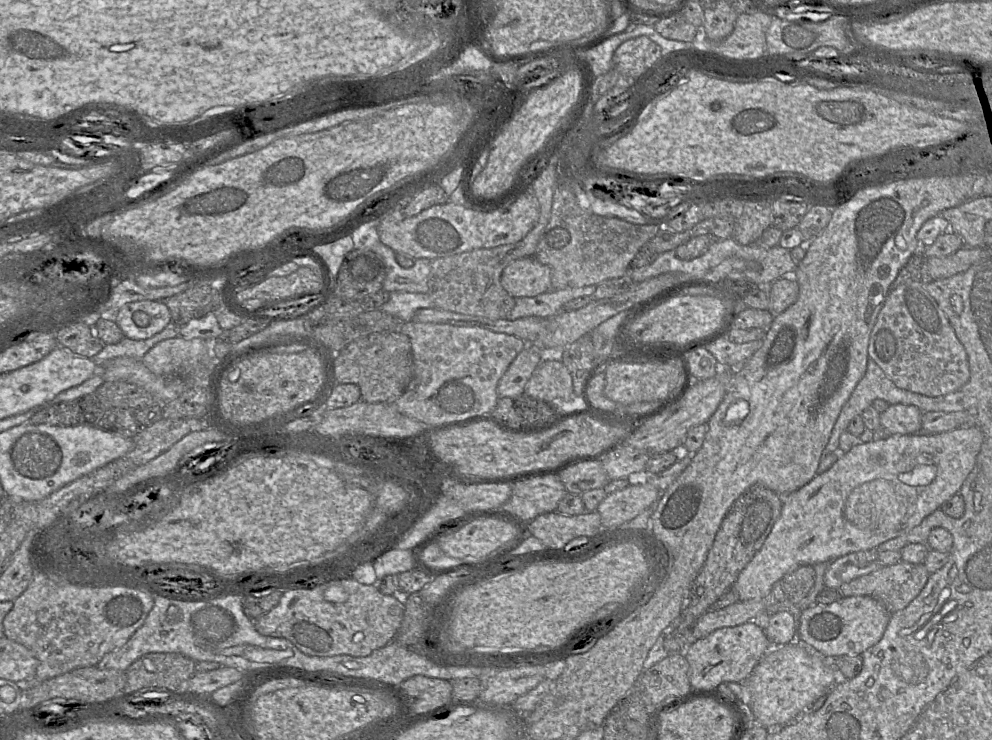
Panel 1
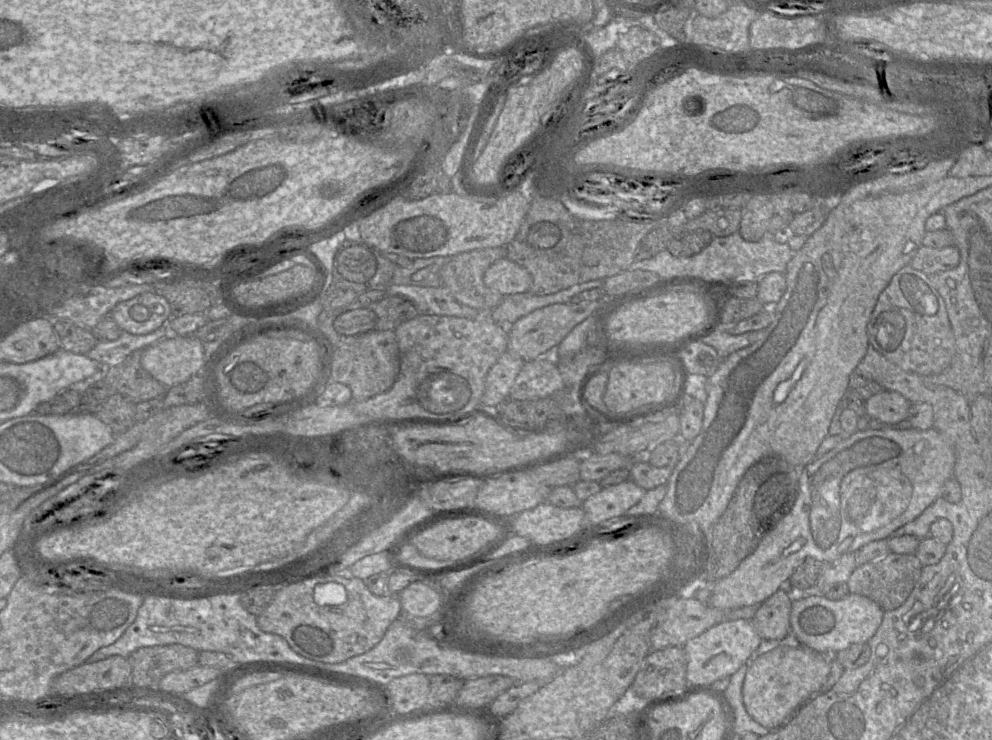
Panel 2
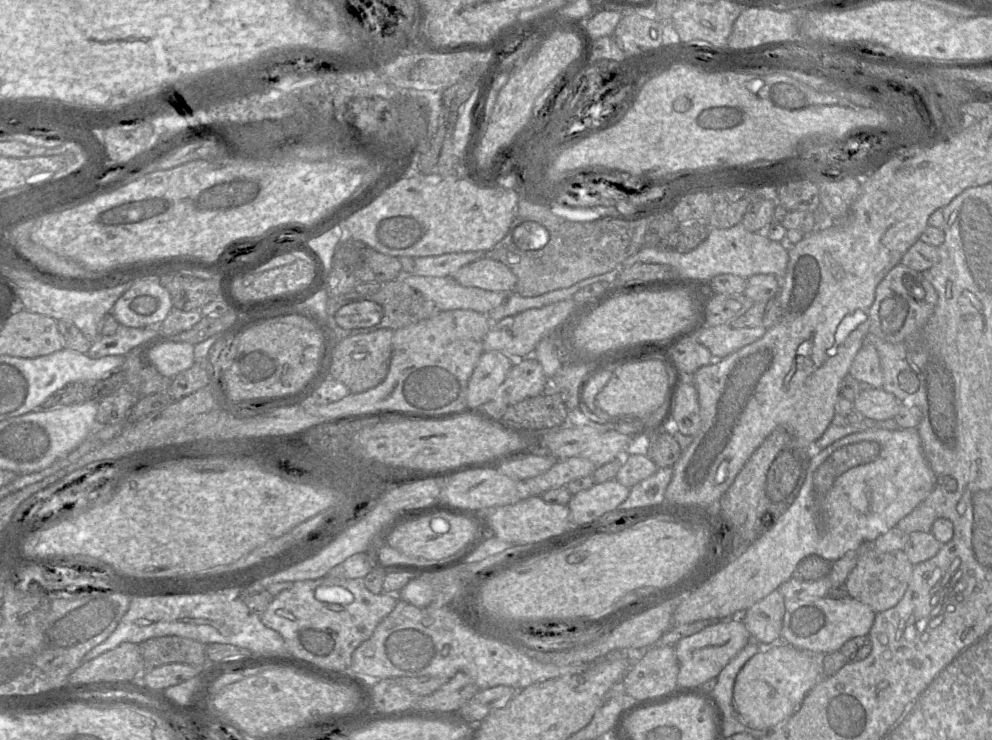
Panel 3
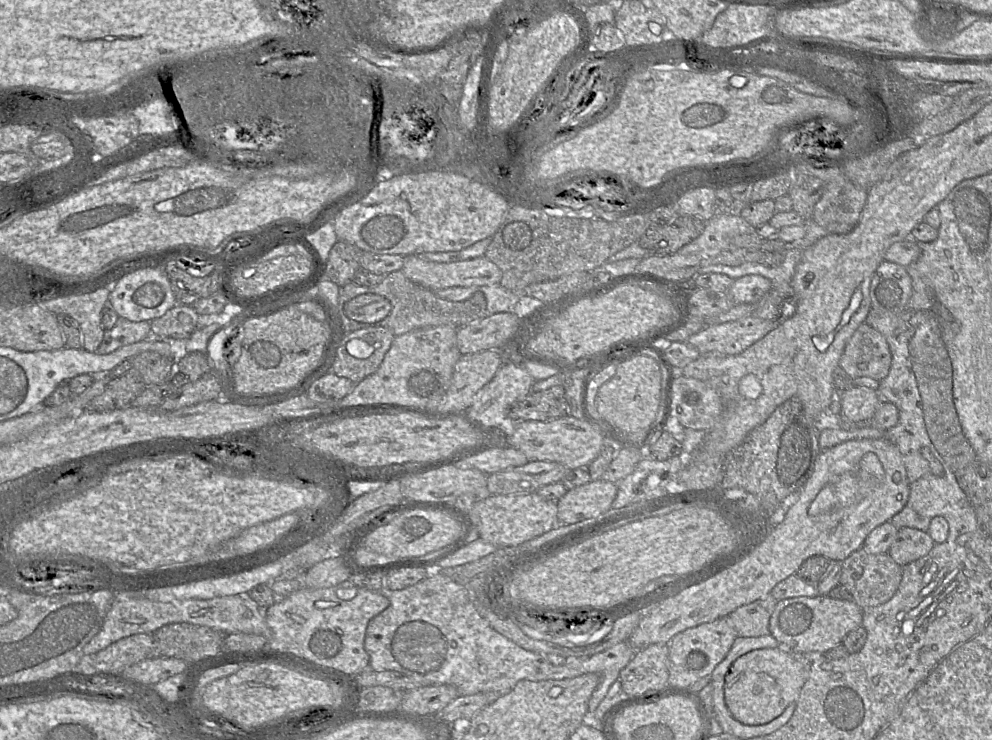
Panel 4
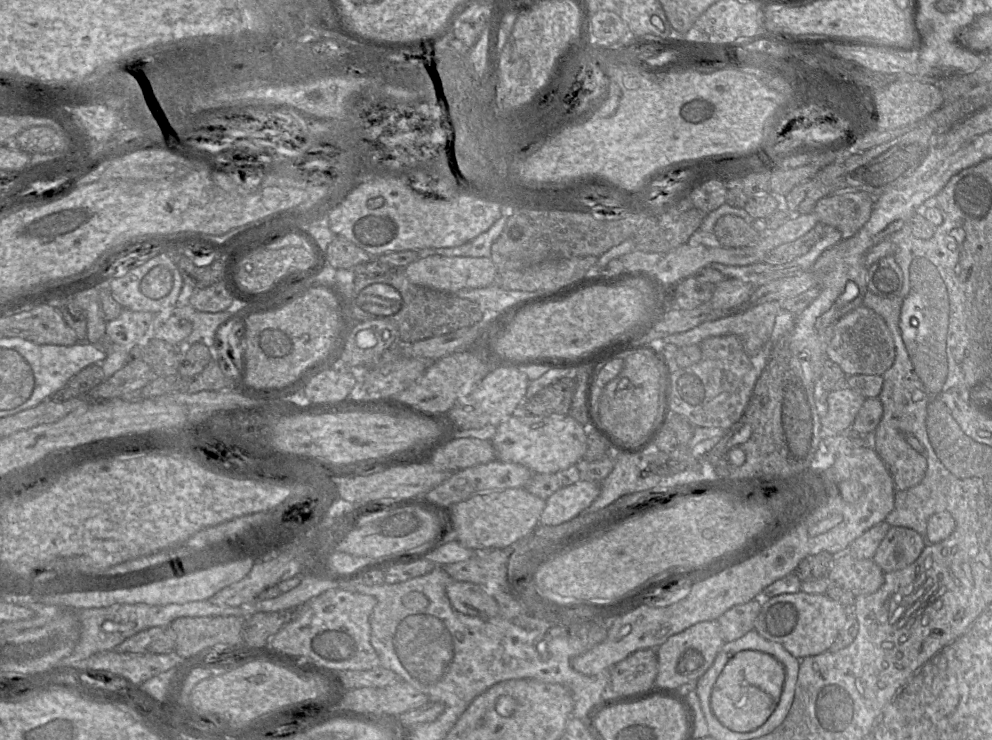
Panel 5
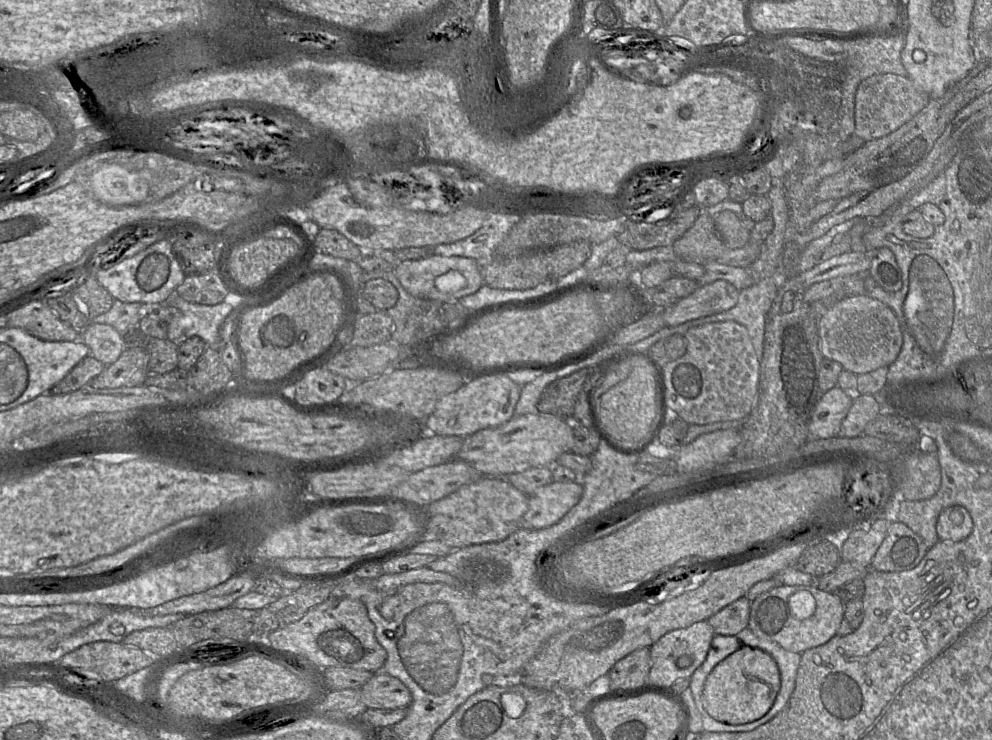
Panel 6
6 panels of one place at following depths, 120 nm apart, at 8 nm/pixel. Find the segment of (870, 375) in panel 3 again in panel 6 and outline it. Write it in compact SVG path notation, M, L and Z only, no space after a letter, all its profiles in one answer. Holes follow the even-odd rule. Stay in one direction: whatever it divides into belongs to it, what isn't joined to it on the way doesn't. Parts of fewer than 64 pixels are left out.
M867 295L846 296L827 308L818 320L820 350L824 358L839 362L856 375L889 367L898 357L903 334L893 310Z

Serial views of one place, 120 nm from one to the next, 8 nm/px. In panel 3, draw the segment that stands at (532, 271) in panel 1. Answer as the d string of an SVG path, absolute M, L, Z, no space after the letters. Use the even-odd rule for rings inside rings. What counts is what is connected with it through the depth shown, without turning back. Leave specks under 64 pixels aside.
M481 258L461 267L454 279L462 286L489 291L513 291L516 275L502 262Z

